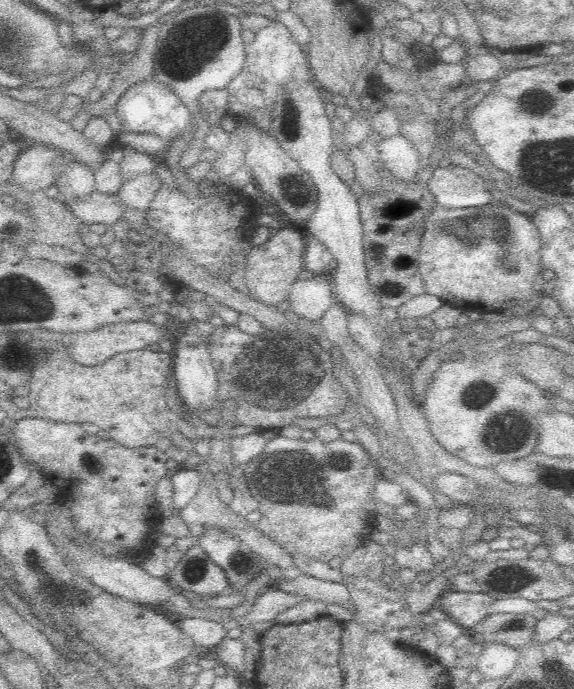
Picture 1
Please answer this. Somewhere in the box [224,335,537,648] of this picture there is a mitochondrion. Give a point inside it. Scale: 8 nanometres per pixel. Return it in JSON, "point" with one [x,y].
{"point":[288,477]}

